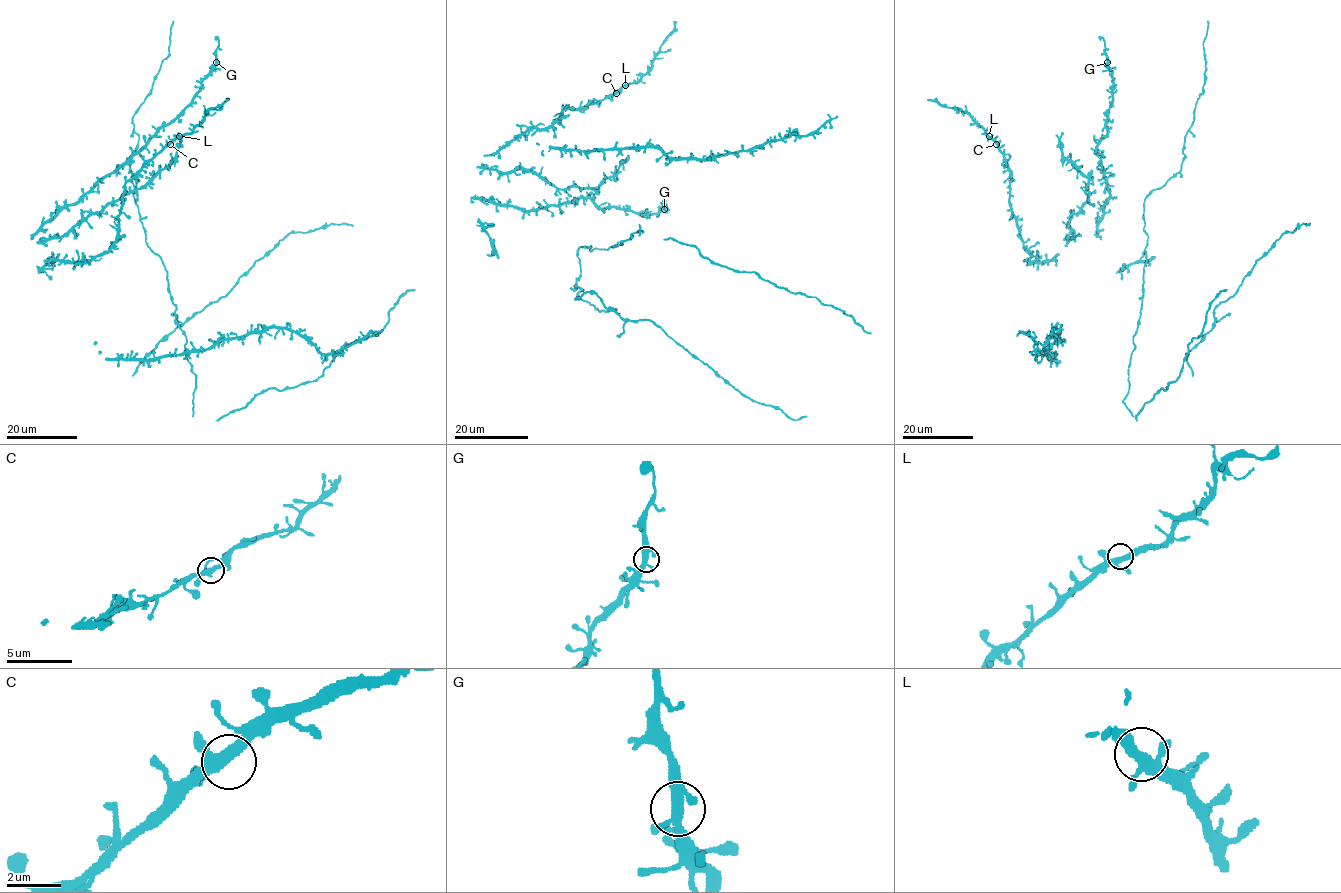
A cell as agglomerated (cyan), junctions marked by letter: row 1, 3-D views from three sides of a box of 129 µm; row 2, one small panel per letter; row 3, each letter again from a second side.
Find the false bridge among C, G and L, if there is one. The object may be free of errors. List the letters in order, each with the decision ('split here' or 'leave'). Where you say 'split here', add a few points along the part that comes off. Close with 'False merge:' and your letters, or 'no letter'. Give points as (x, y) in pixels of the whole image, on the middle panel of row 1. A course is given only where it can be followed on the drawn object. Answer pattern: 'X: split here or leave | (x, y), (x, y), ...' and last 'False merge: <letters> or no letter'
C: leave
G: leave
L: leave
False merge: no letter

